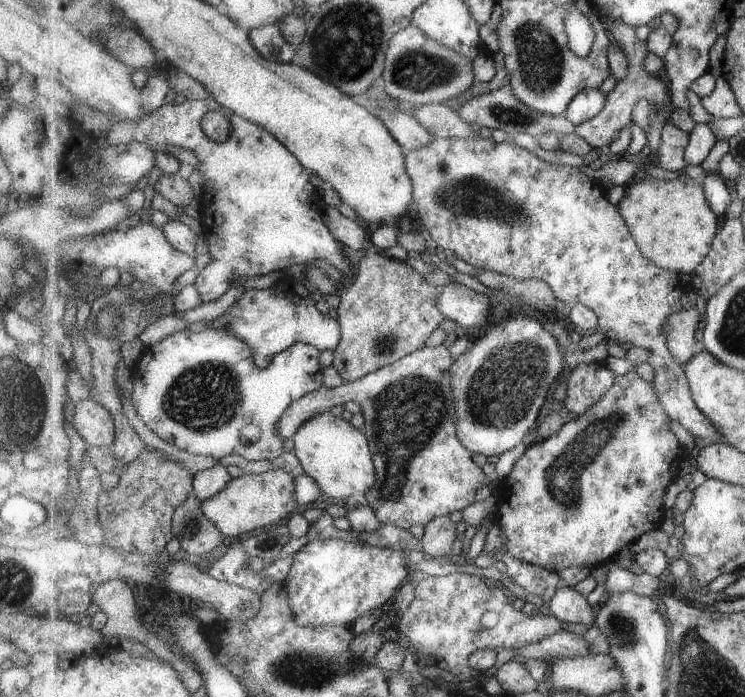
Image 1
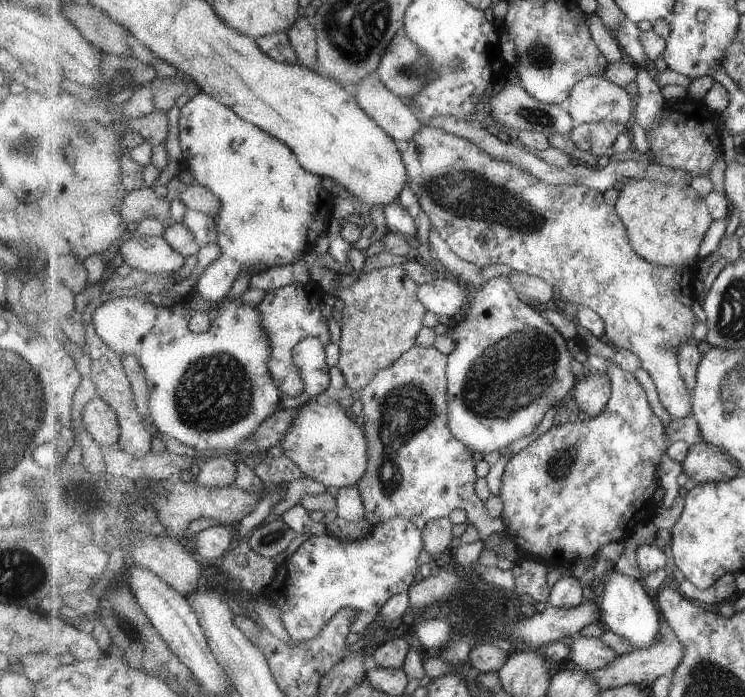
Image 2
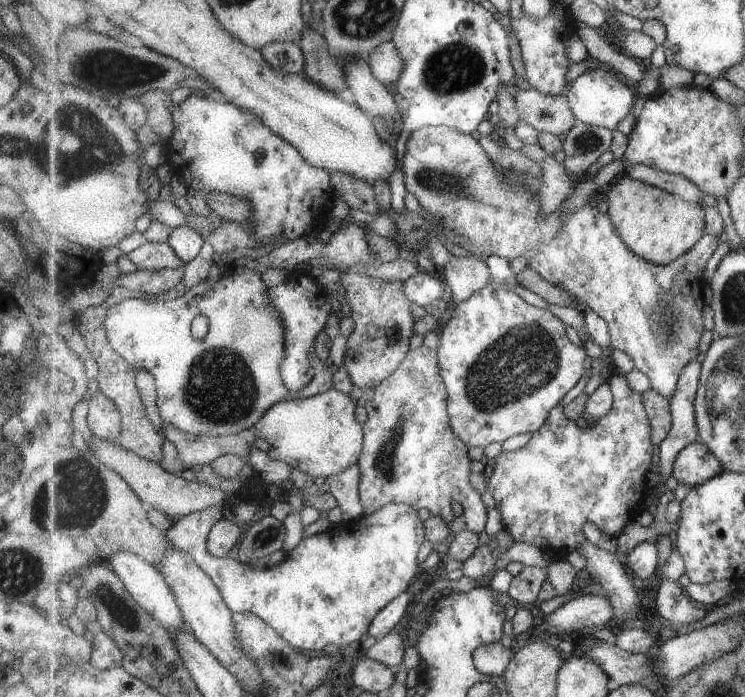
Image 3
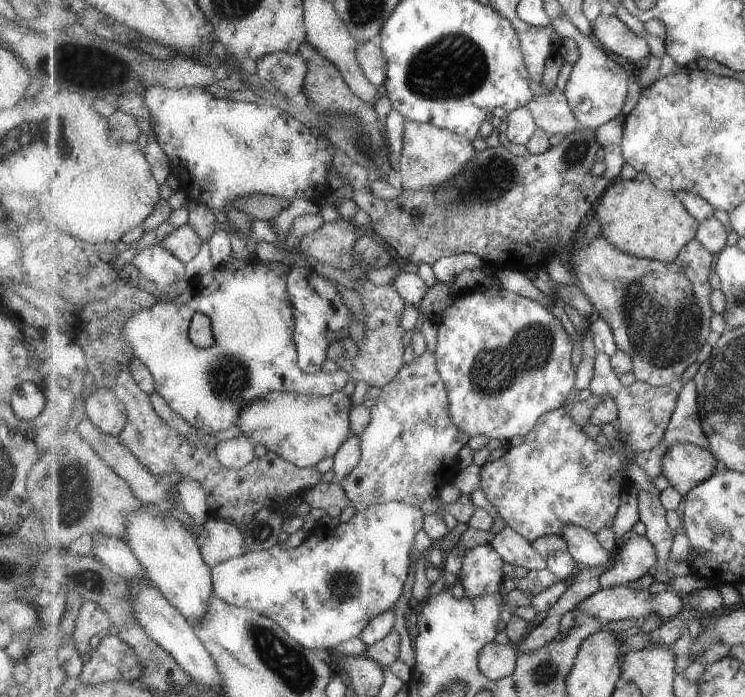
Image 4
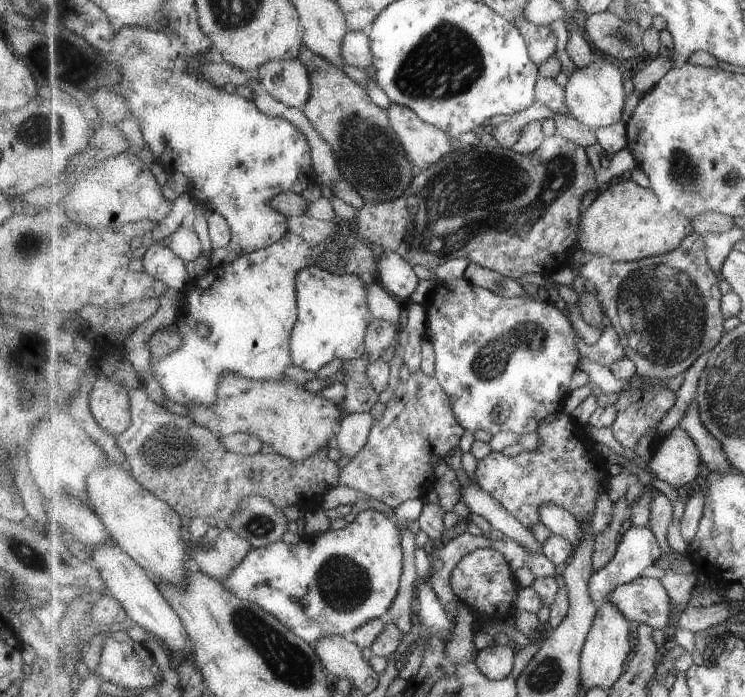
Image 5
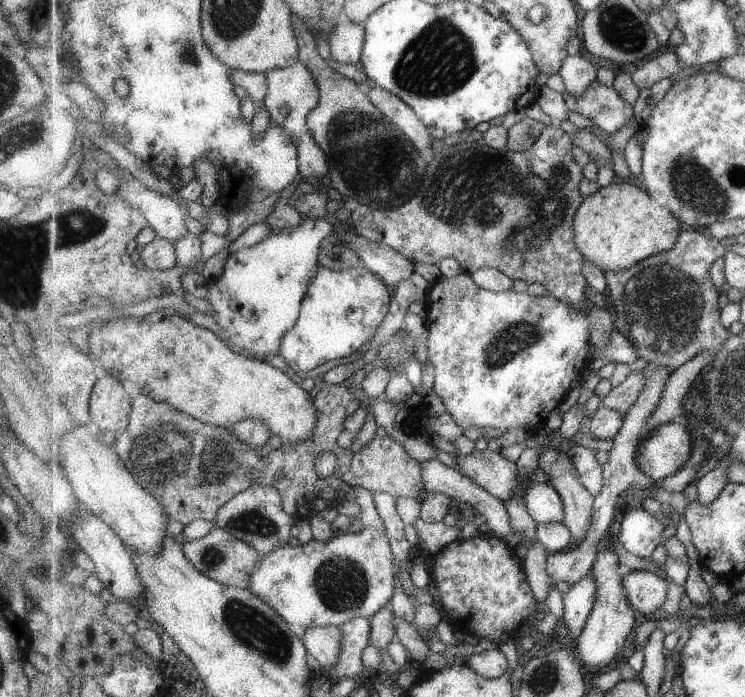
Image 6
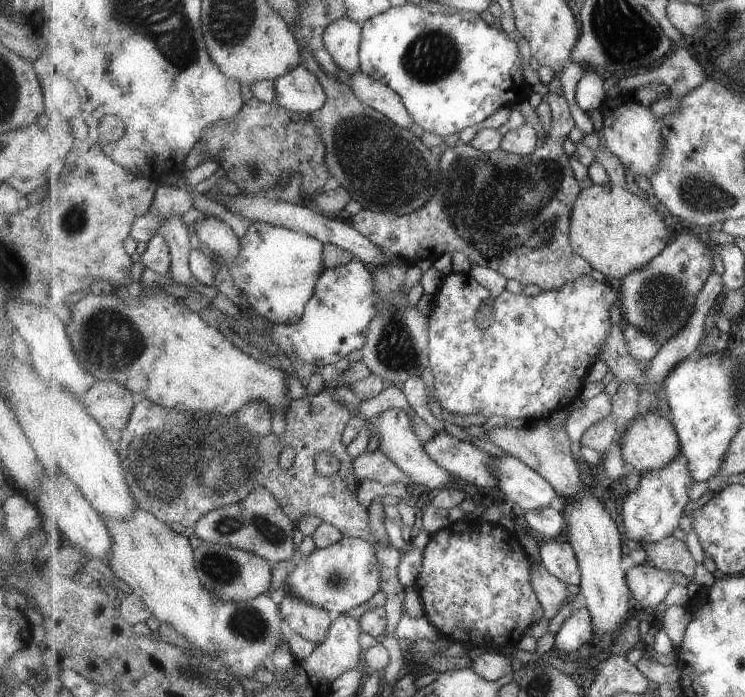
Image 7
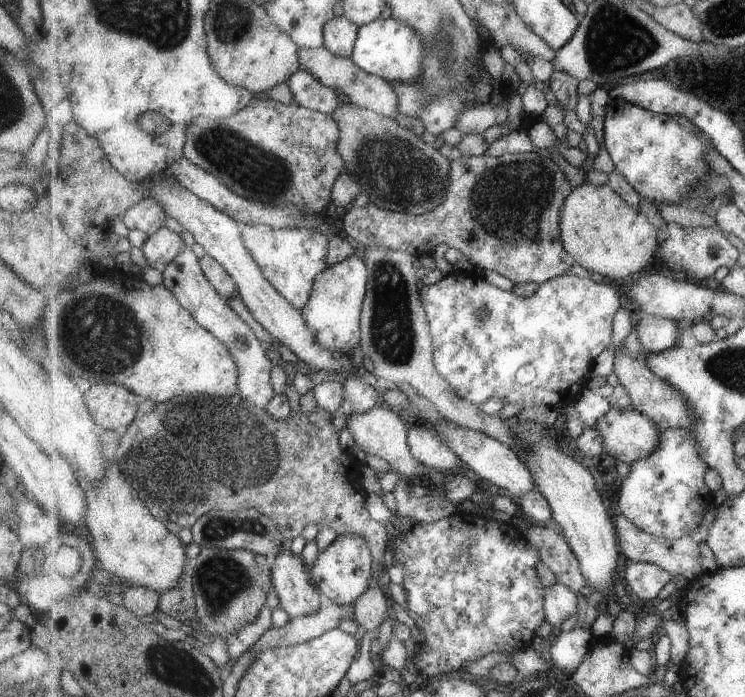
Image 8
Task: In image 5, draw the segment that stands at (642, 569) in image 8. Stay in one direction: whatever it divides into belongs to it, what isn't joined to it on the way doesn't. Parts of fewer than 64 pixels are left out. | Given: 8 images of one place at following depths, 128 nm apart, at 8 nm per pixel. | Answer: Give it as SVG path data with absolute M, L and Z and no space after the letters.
M649 575L639 578L630 584L617 588L617 591L607 596L606 599L616 605L616 608L635 625L645 624L653 629L667 631L674 620L673 602L659 577Z

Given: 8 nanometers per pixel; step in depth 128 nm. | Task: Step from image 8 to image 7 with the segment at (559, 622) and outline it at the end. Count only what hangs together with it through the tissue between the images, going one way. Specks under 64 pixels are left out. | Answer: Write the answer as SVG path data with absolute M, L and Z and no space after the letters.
M542 560L540 564L532 564L532 584L543 606L545 619L557 616L561 607L571 597L567 584L550 574Z

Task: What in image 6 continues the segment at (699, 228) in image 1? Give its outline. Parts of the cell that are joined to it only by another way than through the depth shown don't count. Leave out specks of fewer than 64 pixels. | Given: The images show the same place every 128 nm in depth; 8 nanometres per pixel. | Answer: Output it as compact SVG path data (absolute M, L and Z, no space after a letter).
M613 182L588 196L576 213L577 249L602 271L625 271L643 260L672 250L680 239L681 222L643 188Z

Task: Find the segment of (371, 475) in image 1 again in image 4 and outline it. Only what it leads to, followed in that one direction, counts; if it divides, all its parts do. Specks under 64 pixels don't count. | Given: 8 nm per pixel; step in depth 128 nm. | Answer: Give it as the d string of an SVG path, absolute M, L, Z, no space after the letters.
M342 391L325 396L269 392L241 412L237 427L245 436L279 454L283 460L296 464L299 468L313 468L325 458L334 458L343 444L351 440L353 407L353 398Z

